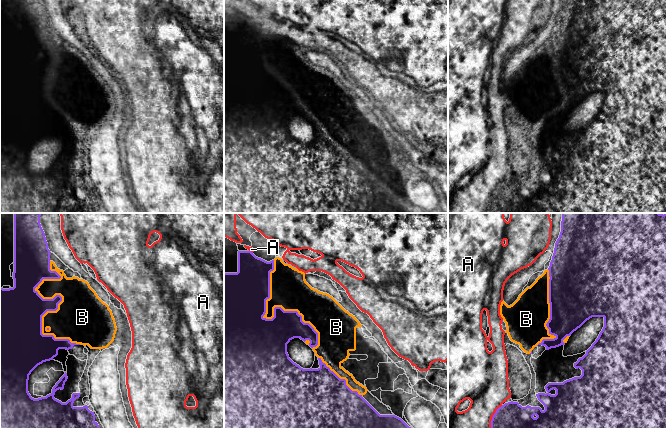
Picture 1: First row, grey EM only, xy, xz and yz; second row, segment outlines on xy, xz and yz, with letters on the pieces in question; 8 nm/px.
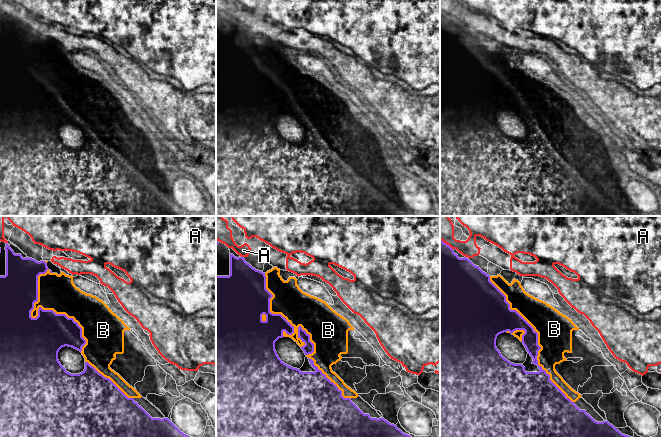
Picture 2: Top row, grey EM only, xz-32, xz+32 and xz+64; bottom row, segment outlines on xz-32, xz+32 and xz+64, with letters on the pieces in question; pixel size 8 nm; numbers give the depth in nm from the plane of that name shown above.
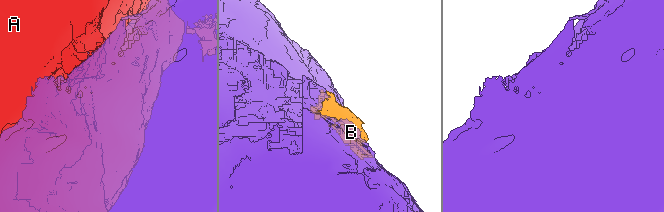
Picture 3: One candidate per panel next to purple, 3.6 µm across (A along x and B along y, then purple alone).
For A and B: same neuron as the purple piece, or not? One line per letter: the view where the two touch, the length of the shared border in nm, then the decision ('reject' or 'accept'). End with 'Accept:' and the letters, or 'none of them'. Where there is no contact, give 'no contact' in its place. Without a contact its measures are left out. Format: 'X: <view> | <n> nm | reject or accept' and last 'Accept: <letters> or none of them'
A: yz | 240 nm | reject
B: xy | 700 nm | reject
Accept: none of them

